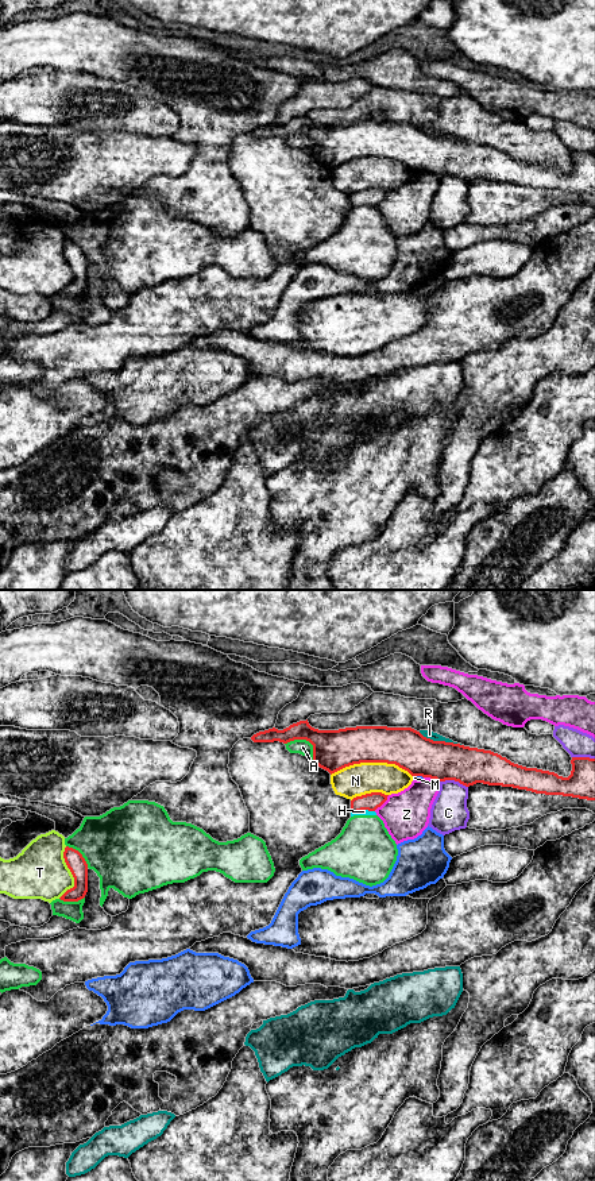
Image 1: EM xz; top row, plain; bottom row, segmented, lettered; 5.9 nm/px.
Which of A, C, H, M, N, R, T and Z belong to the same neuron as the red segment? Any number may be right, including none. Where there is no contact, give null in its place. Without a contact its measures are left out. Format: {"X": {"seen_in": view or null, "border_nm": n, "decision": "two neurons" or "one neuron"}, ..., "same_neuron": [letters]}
{"A": {"seen_in": "xz", "border_nm": 200, "decision": "two neurons"}, "C": {"seen_in": "xz", "border_nm": 170, "decision": "two neurons"}, "H": {"seen_in": "xz", "border_nm": 140, "decision": "two neurons"}, "M": {"seen_in": "xz", "border_nm": 70, "decision": "two neurons"}, "N": {"seen_in": "xz", "border_nm": 480, "decision": "two neurons"}, "R": {"seen_in": "xz", "border_nm": 240, "decision": "two neurons"}, "T": {"seen_in": "xz", "border_nm": 320, "decision": "two neurons"}, "Z": {"seen_in": "xz", "border_nm": 130, "decision": "two neurons"}, "same_neuron": []}

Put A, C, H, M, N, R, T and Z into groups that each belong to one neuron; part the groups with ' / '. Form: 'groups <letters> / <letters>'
groups A H / C / M / N / R / T / Z

